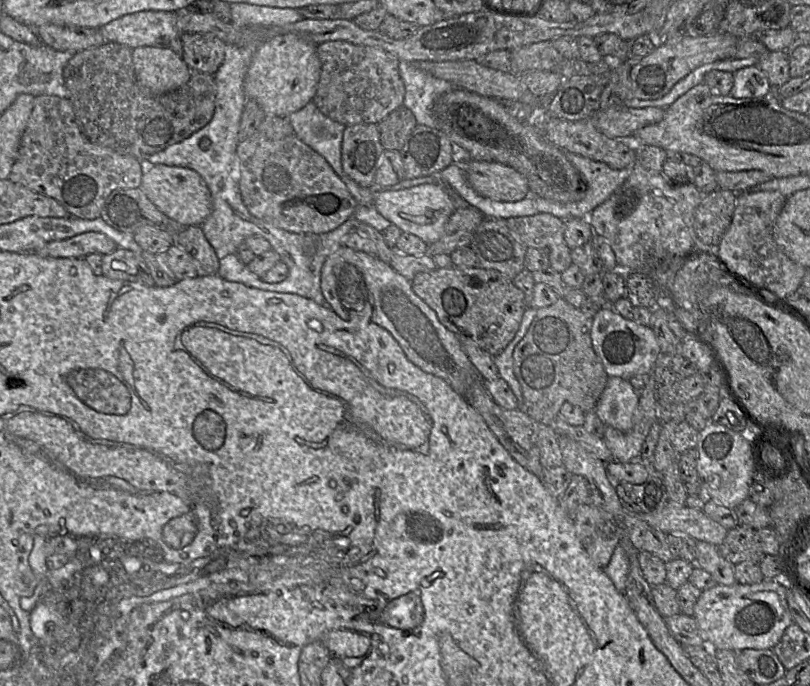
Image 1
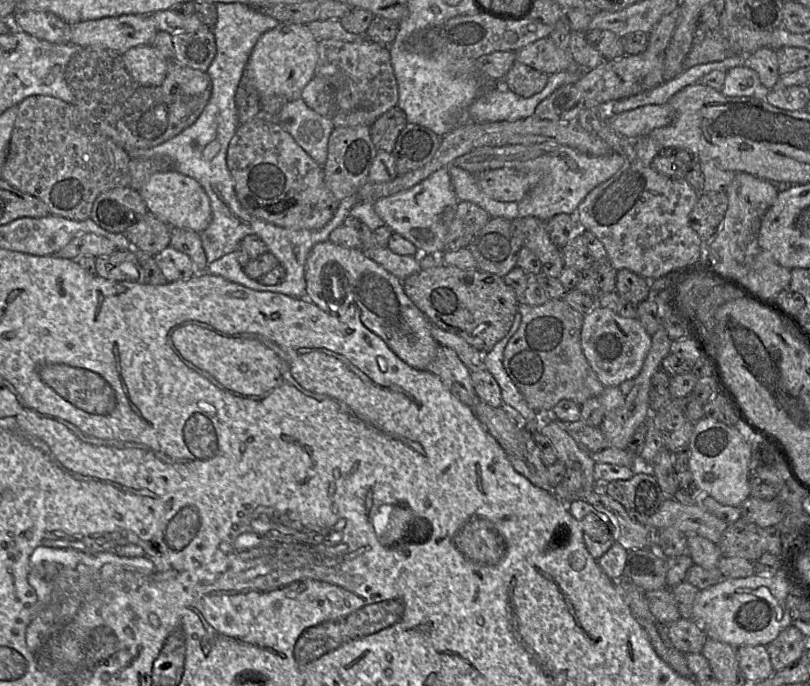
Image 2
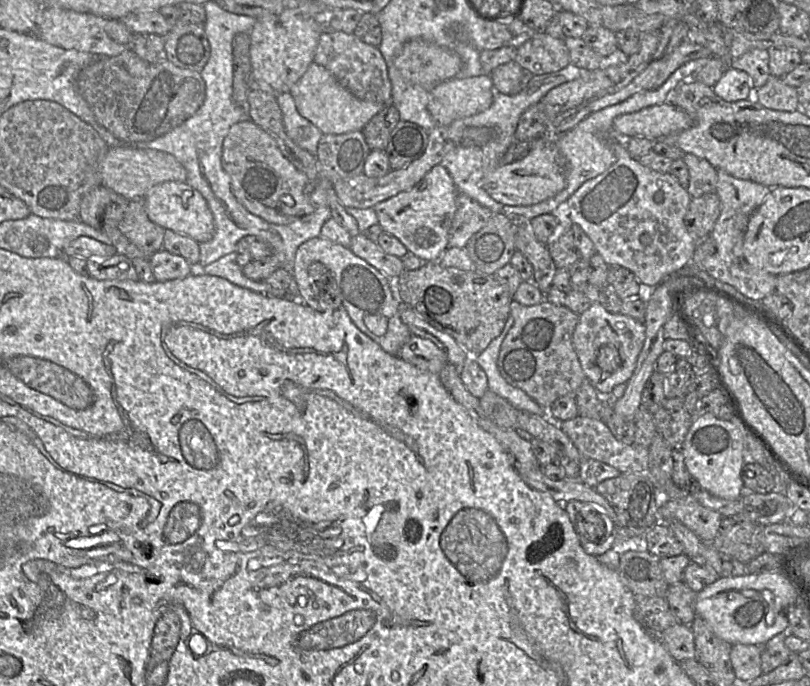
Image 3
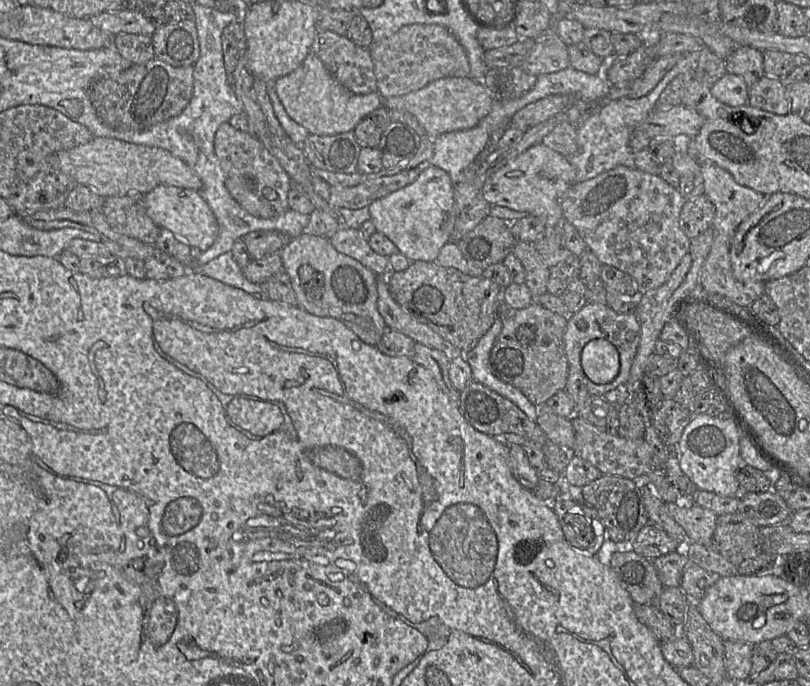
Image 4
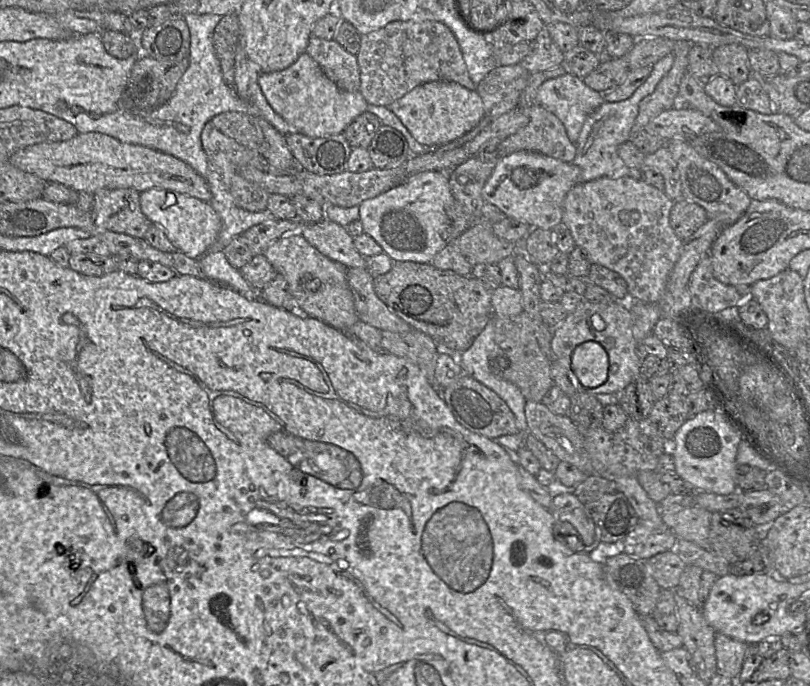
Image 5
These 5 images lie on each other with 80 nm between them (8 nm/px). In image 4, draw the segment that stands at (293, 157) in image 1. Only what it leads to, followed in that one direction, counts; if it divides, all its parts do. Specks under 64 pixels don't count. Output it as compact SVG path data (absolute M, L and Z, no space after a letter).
M223 123L215 134L214 151L220 163L227 190L248 213L268 219L291 210L288 193L293 189L292 180L279 161L256 136Z

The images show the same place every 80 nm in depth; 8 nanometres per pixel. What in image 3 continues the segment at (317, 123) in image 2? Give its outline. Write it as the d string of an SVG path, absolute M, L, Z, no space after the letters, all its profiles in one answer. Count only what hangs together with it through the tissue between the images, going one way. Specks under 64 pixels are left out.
M289 93L275 94L287 136L300 148L315 155L323 133L297 111Z

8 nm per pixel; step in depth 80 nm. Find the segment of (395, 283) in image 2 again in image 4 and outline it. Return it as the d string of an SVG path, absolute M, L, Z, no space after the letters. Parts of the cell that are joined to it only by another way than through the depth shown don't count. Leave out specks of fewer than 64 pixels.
M307 233L290 239L279 255L298 306L315 316L335 318L366 344L378 345L387 327L377 308L379 277L372 270L338 252L328 238Z

